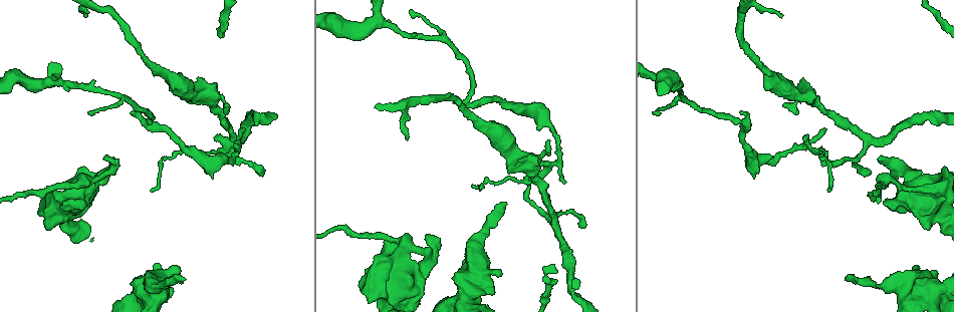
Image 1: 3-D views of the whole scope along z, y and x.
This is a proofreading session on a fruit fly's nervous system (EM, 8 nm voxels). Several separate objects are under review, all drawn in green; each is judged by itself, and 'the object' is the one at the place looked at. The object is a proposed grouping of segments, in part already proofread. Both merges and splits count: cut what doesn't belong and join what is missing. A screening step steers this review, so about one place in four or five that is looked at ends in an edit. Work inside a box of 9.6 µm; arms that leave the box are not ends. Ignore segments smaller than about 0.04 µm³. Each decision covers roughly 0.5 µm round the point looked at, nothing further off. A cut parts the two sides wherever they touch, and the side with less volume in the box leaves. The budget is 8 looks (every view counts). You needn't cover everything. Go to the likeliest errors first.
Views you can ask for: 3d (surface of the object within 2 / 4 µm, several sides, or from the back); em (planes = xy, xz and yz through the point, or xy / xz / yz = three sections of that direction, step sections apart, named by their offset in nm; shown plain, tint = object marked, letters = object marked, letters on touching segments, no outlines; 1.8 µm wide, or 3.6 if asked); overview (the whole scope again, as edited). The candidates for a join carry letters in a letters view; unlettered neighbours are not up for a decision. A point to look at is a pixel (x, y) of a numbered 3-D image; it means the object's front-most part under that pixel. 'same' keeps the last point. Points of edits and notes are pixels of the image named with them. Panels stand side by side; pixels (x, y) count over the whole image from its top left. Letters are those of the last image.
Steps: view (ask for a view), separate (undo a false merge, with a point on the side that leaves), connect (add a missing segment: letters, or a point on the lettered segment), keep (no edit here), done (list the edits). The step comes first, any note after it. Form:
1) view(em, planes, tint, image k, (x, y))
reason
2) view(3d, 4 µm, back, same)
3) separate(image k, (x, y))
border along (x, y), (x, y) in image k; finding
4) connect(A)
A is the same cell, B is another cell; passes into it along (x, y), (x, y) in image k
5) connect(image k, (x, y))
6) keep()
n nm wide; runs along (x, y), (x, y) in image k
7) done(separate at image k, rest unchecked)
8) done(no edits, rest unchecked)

view(3d, 4 µm, image 1, (507, 204))
an open end

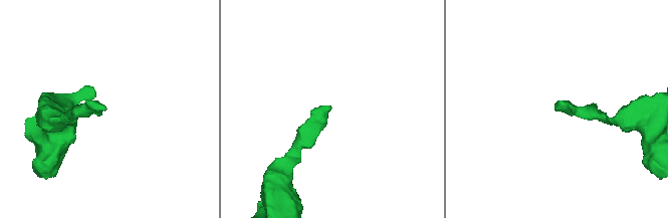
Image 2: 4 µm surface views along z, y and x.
view(em, 3.6 µm, planes, tint, image 2, (329, 107))
now the EM

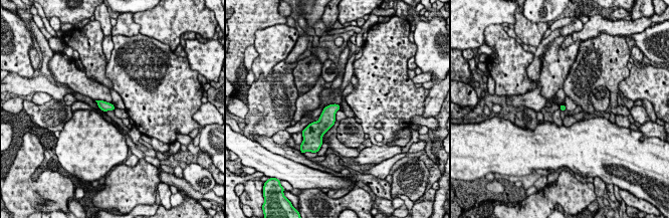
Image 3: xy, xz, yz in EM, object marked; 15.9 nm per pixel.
view(em, 3.6 µm, planes, letters, same)

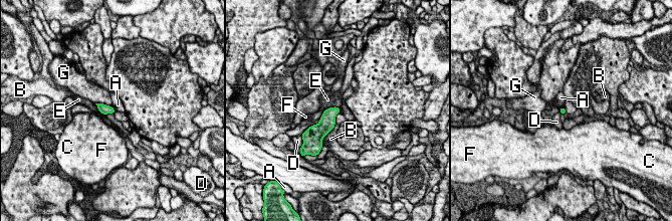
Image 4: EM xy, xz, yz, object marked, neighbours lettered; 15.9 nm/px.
keep()
B touches over 380 nm; A, B, C, D, E, F and G are other cells; no lettered segment goes on from it

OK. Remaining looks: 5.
view(3d, 4 µm, image 1, (500, 273))
free end

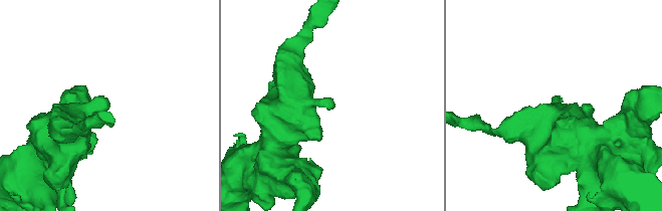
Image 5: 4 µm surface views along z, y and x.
view(em, xy, step 16, tint, image 5, (334, 108))
need the tissue

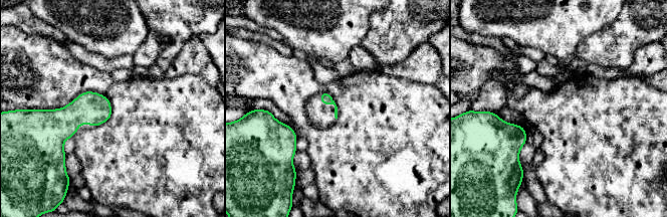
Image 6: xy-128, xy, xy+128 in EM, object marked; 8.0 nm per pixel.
view(em, planes, letters, same)
another direction

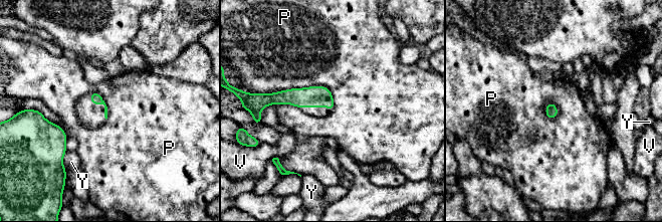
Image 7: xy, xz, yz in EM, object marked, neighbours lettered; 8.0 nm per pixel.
keep()
P touches over 600 nm; P, V and Y are other cells; runs along (273, 98), (322, 97), (332, 105) in image 7; no lettered segment goes on from it

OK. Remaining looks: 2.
view(3d, 4 µm, image 1, (782, 104))
branch stops here

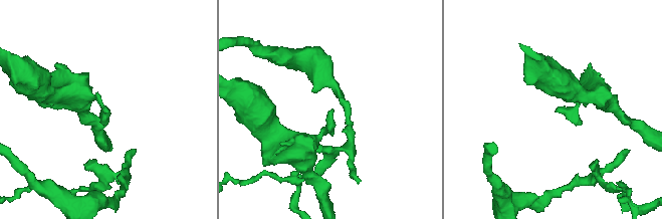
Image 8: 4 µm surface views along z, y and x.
view(em, xy, step 4, letters, image 8, (558, 110))

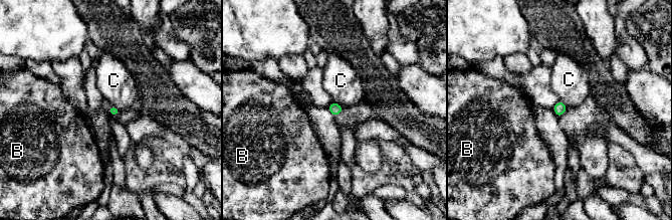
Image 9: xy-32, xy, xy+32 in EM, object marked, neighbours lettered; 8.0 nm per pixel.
keep()
B and C are other cells; none of them fits

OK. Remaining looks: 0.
done(no edits, rest unchecked)

